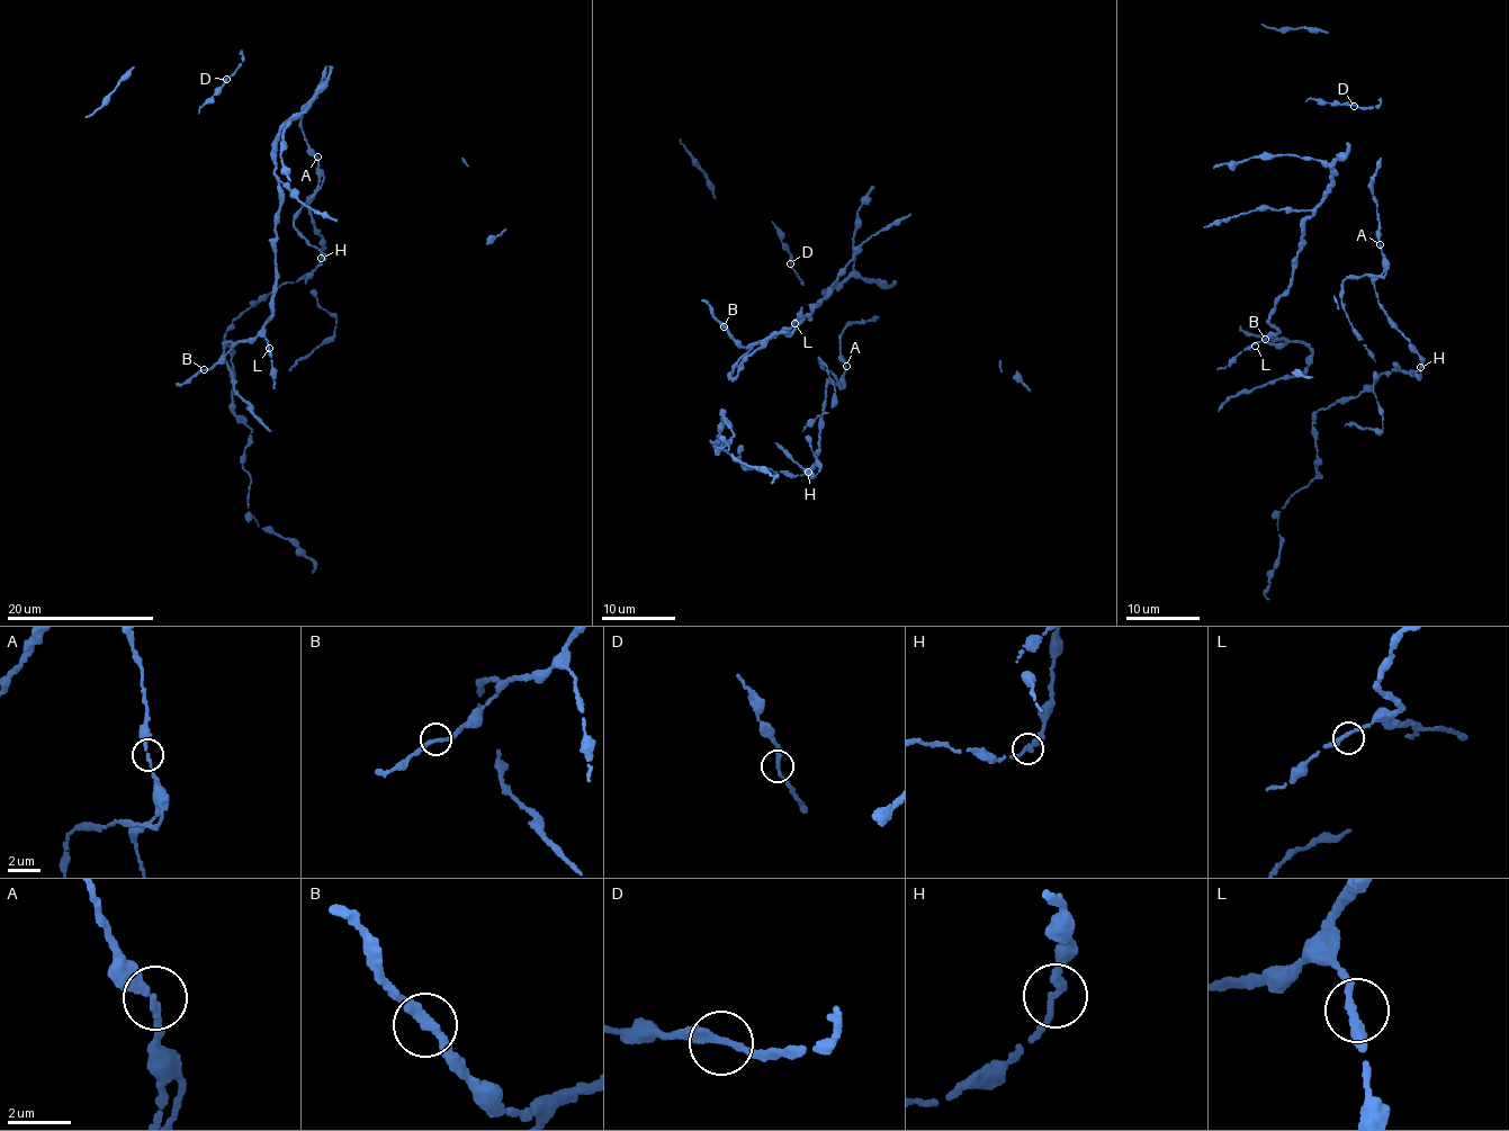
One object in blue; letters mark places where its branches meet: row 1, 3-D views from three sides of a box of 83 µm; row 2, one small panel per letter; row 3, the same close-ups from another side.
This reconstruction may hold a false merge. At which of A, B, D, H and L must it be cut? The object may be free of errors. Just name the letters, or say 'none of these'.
none of these

